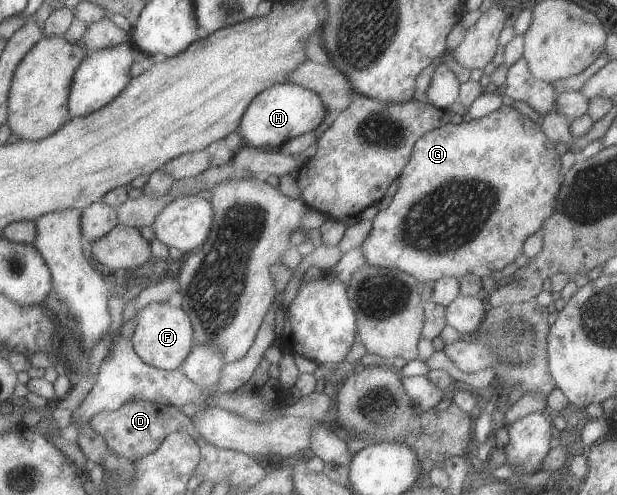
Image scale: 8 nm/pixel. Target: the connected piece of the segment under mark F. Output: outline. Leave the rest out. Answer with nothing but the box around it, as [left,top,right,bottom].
[133,302,197,370]

